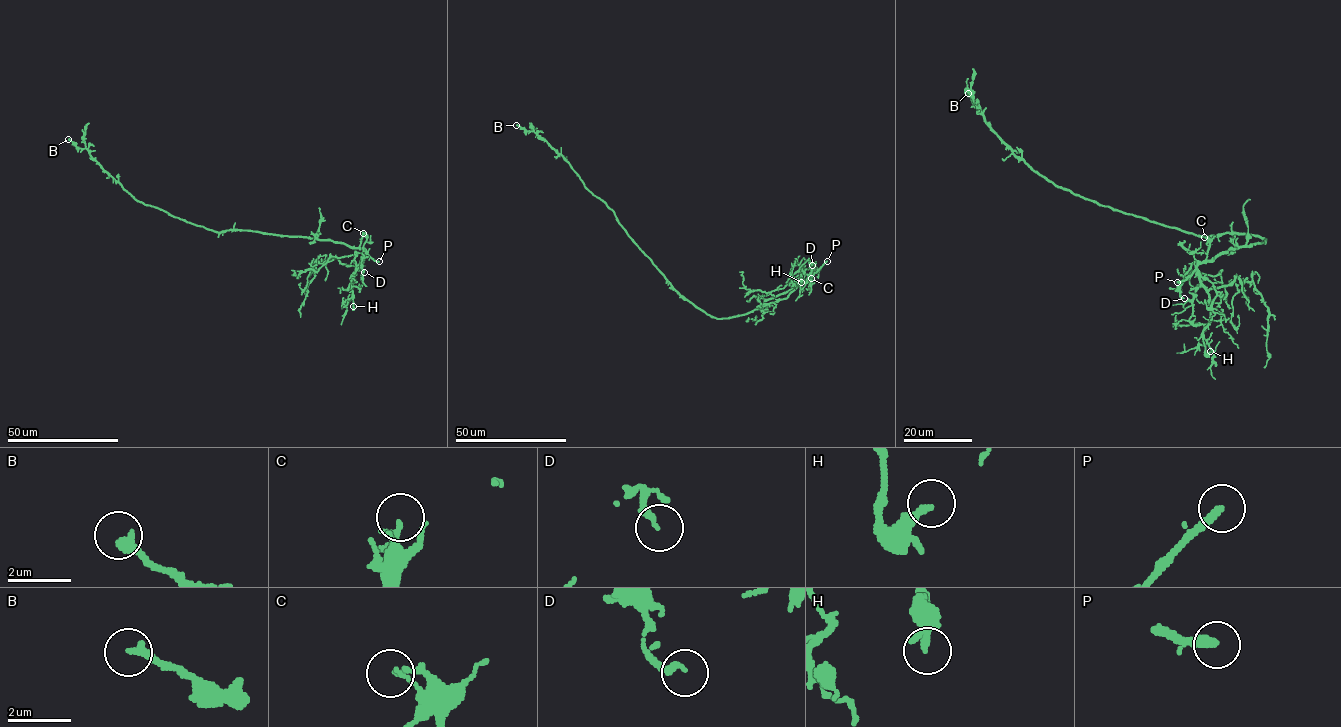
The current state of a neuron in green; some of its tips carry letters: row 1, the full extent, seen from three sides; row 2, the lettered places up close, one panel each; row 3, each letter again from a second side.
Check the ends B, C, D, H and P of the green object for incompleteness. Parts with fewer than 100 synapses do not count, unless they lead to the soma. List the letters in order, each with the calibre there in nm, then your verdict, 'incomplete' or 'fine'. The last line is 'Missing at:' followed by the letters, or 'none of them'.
B: calibre 240 nm; fine
C: calibre 170 nm; fine
D: calibre 200 nm; fine
H: calibre 200 nm; fine
P: calibre 280 nm; incomplete
Missing at: P

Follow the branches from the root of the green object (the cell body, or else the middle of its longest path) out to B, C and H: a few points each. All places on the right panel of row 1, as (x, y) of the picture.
B: (1243, 234), (1198, 237), (1100, 206), (1056, 186), (1012, 152), (986, 121), (968, 93)
C: (1243, 234), (1256, 235), (1266, 240), (1232, 248), (1214, 260), (1207, 260), (1209, 243), (1204, 237)
H: (1243, 234), (1266, 240), (1232, 248), (1197, 266), (1210, 306), (1208, 325), (1203, 331), (1205, 353), (1210, 351)

